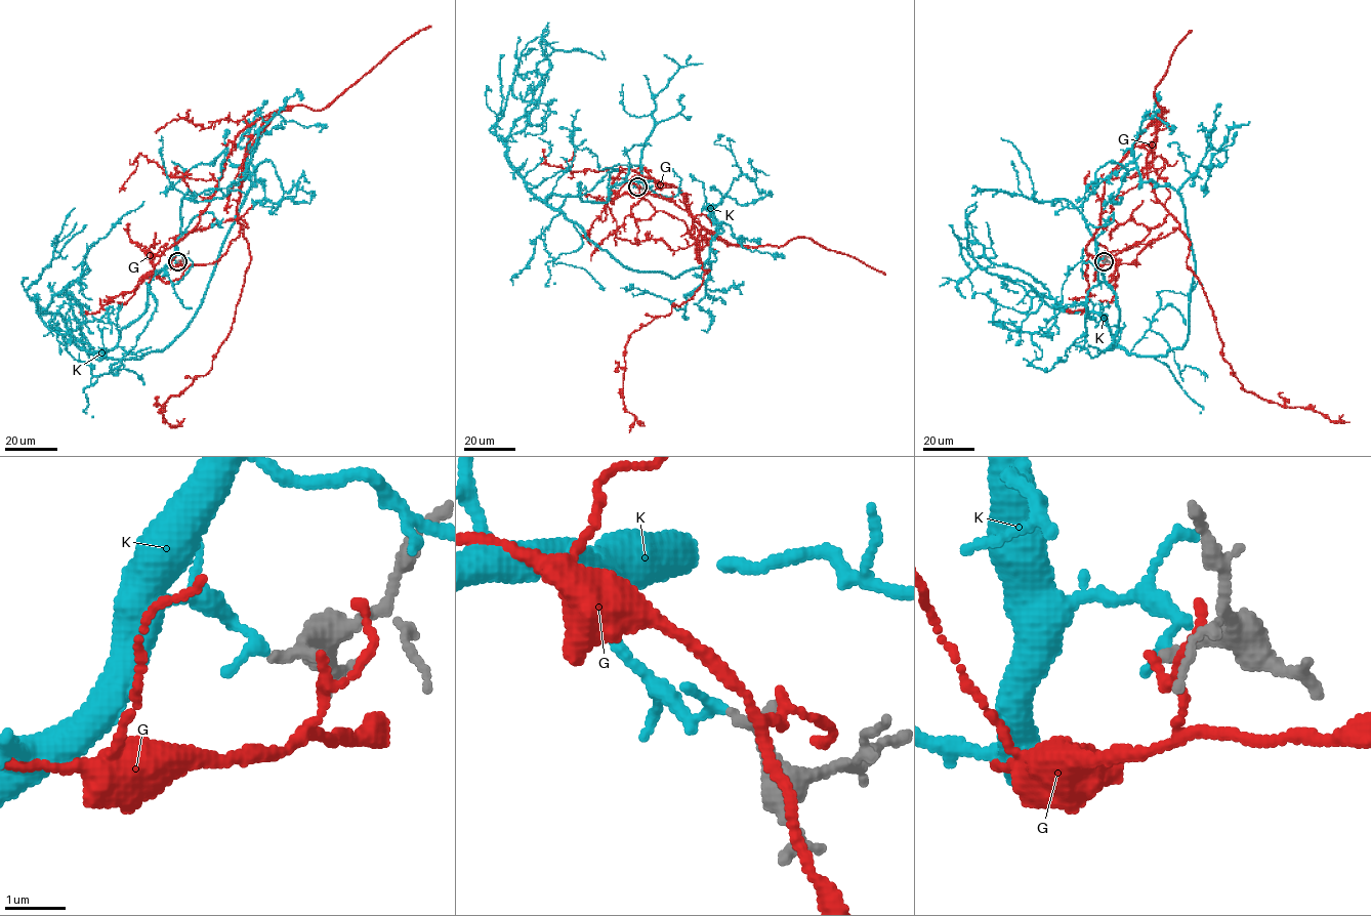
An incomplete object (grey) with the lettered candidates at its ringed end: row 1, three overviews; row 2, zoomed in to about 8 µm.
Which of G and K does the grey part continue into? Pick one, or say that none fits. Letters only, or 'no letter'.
K

